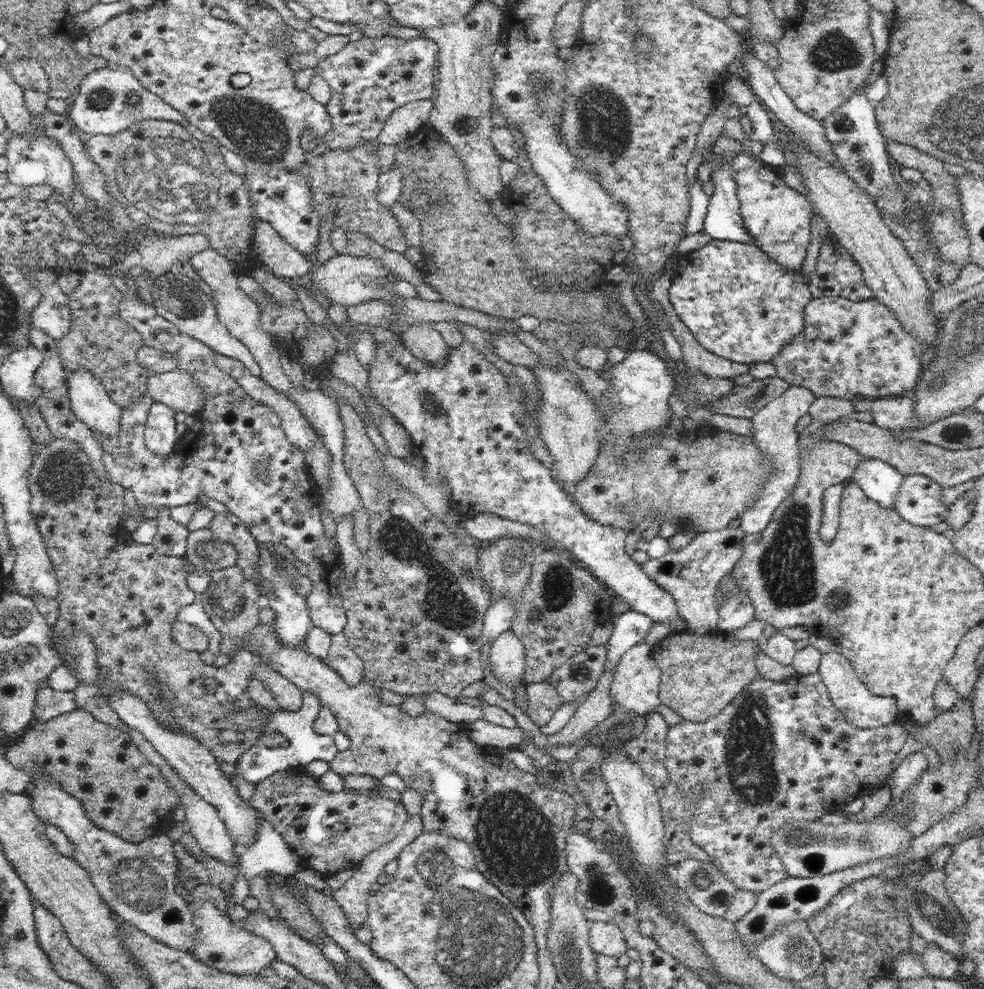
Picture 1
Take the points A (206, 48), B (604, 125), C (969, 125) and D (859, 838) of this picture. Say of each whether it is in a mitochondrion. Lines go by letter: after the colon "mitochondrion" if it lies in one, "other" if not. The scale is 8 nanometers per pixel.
A: other
B: mitochondrion
C: mitochondrion
D: mitochondrion

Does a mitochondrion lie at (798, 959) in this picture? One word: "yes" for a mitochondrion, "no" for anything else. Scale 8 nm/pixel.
yes

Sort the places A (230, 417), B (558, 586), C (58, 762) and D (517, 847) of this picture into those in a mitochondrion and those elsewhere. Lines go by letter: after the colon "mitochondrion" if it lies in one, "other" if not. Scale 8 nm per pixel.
A: other
B: mitochondrion
C: other
D: mitochondrion

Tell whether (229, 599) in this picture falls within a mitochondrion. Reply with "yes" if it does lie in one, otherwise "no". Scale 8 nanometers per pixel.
yes

